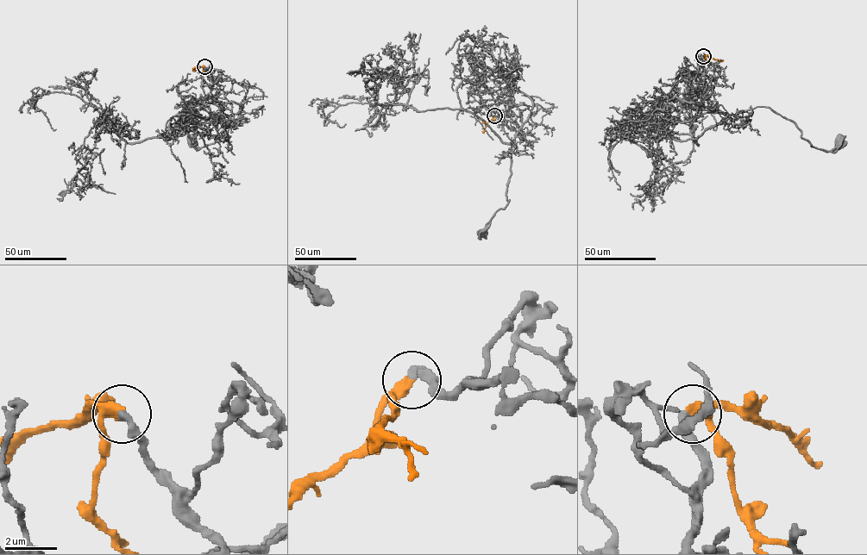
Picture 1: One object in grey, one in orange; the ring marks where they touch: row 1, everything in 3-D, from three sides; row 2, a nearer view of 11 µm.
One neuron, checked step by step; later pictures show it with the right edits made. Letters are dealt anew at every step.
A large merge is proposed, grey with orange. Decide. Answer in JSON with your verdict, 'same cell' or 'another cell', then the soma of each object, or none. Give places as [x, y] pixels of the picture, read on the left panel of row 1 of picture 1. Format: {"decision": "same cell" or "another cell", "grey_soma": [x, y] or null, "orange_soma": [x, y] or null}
{"decision": "same cell", "grey_soma": [191, 139], "orange_soma": null}

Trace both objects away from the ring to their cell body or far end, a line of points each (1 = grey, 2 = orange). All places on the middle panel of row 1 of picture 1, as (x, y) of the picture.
1: (494, 115), (503, 116), (487, 106), (506, 103), (505, 92), (532, 102), (511, 148), (507, 204), (481, 233)
2: (494, 116), (486, 123), (483, 133)

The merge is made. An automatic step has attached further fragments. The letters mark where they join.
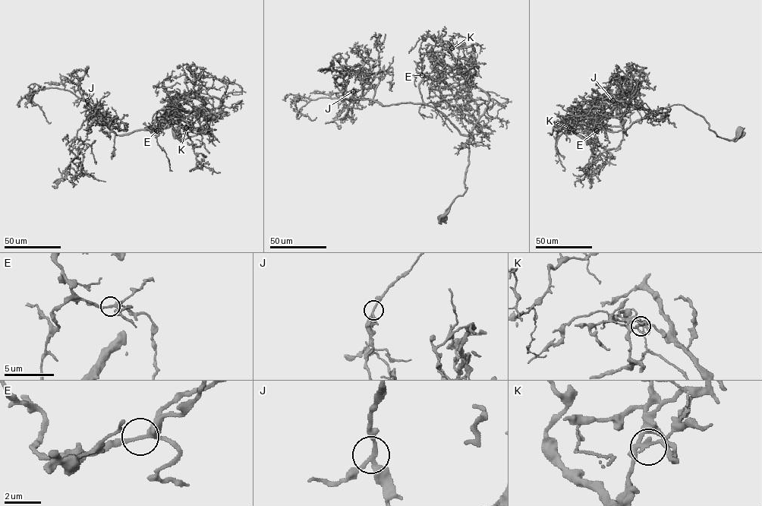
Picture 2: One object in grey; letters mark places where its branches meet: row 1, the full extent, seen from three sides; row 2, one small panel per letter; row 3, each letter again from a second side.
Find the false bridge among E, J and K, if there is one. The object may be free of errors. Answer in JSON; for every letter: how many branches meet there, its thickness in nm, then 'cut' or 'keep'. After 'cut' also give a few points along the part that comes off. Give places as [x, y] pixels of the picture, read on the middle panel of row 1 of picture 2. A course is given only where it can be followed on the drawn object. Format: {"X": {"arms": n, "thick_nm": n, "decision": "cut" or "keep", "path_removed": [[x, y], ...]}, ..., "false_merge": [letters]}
{"E": {"arms": 3, "thick_nm": 260, "decision": "keep"}, "J": {"arms": 3, "thick_nm": 220, "decision": "keep"}, "K": {"arms": 5, "thick_nm": 200, "decision": "cut", "path_removed": [[451, 48], [473, 44], [485, 48]]}, "false_merge": ["K"]}

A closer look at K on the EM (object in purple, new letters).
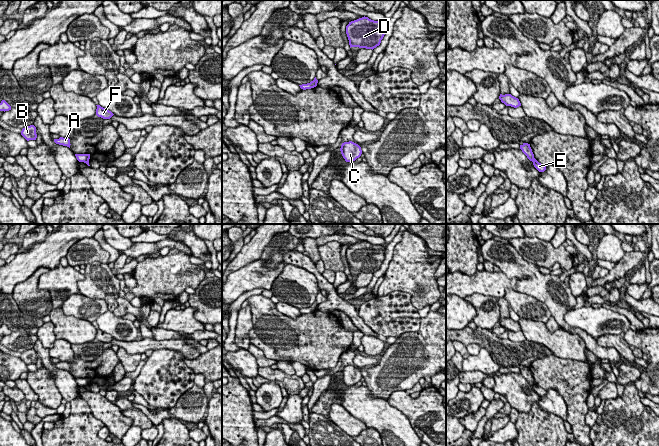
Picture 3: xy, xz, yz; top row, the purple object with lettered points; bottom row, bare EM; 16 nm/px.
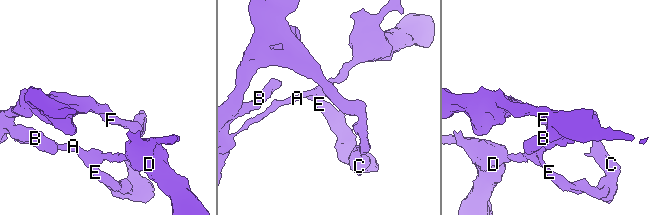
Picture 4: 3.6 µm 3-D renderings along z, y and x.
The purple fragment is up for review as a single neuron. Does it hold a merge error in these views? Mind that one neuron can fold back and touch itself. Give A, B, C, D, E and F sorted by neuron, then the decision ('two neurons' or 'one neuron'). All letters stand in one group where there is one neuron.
A D / B C E F | two neurons

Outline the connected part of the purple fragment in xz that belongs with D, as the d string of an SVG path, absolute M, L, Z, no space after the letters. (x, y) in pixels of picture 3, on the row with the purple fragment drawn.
M362 17L349 22L346 26L346 34L351 47L374 49L380 45L385 35L382 21L374 21L368 17Z

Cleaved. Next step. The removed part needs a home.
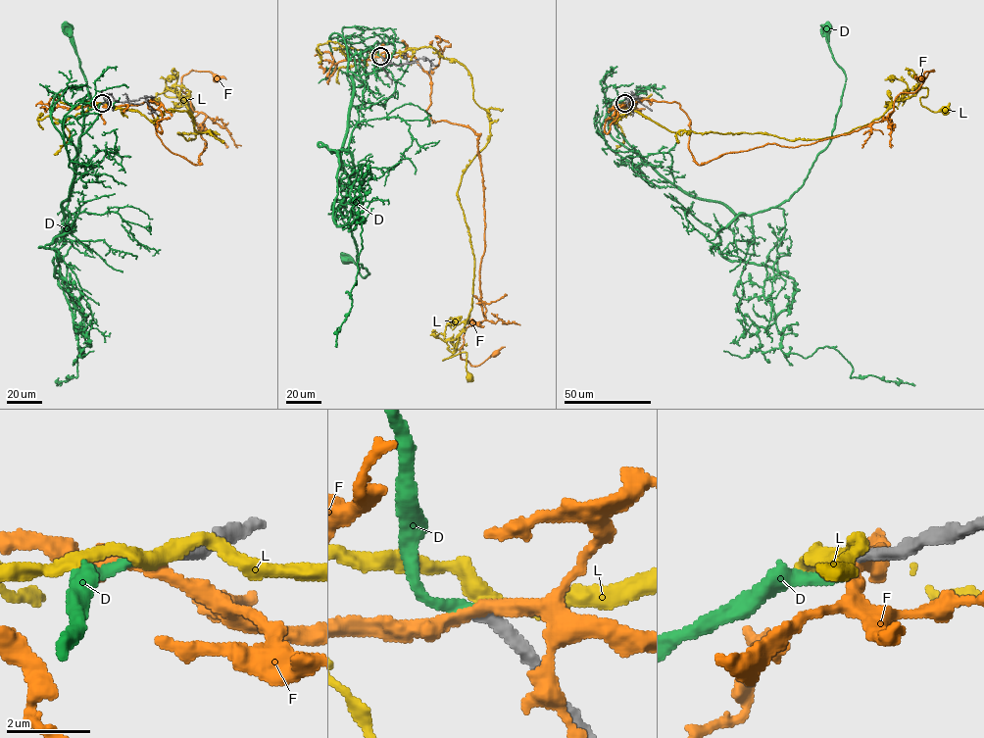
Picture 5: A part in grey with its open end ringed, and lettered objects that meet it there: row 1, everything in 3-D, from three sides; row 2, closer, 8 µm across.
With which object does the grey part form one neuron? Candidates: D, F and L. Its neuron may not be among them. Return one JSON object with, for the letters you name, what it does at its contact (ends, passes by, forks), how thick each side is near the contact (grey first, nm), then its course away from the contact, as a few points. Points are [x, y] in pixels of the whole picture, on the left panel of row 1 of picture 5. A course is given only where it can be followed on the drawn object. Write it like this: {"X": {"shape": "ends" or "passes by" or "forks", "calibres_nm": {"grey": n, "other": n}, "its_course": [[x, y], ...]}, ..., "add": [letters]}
{"D": {"shape": "ends", "calibres_nm": {"grey": 280, "other": 280}, "its_course": [[102, 103], [98, 118], [79, 137], [70, 195], [62, 203], [66, 214], [90, 104], [67, 27]]}, "add": ["D"]}

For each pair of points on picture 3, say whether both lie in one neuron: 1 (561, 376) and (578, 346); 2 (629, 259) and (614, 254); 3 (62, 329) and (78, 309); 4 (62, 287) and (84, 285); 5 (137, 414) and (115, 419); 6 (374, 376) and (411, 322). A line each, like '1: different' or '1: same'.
1: different
2: different
3: different
4: different
5: different
6: different

